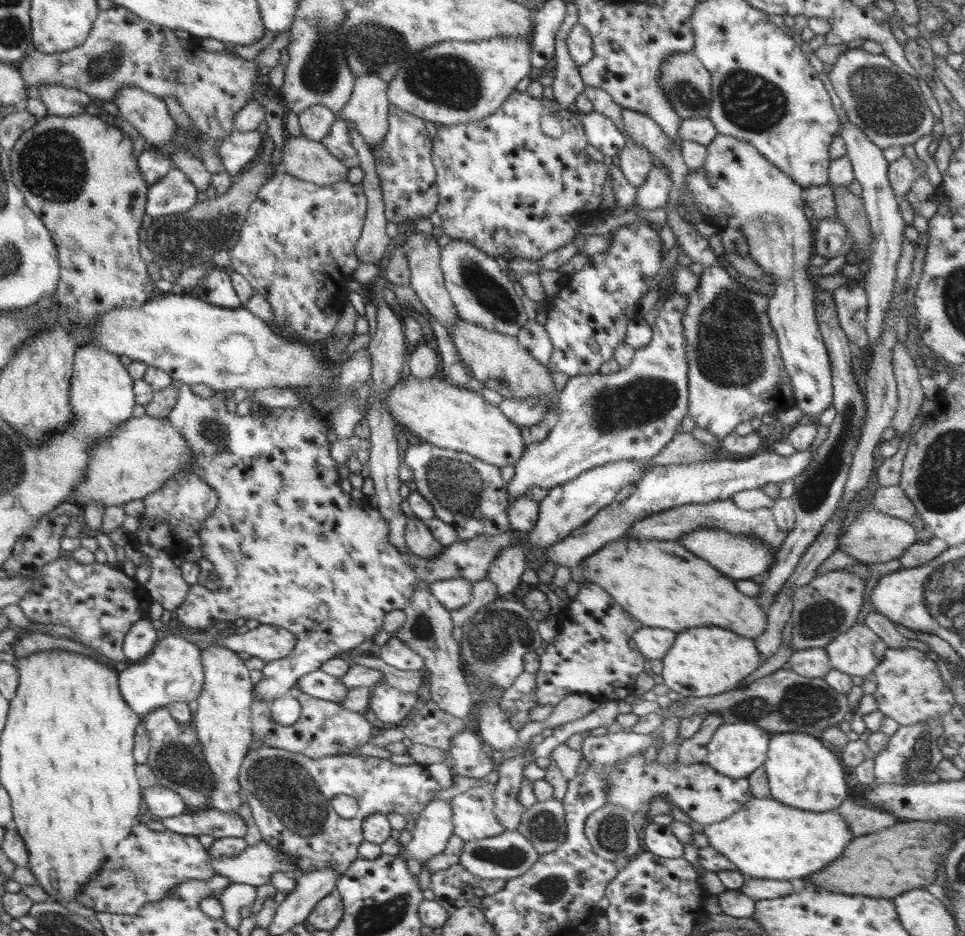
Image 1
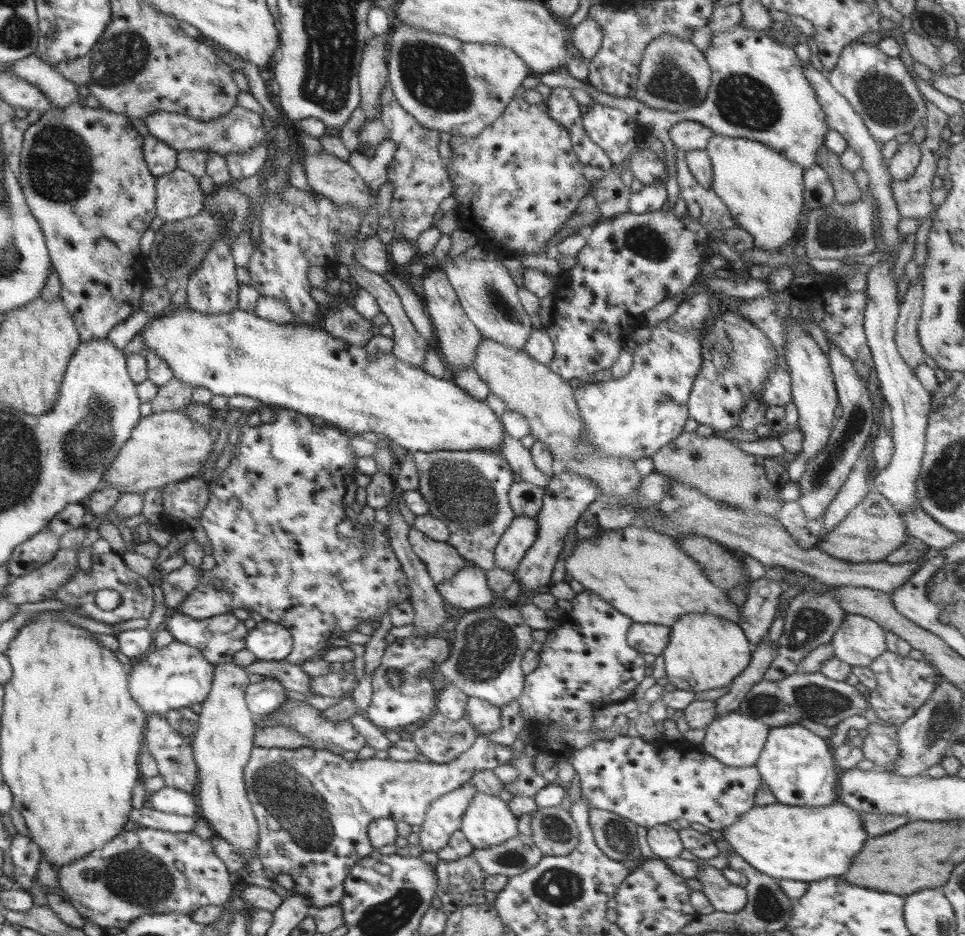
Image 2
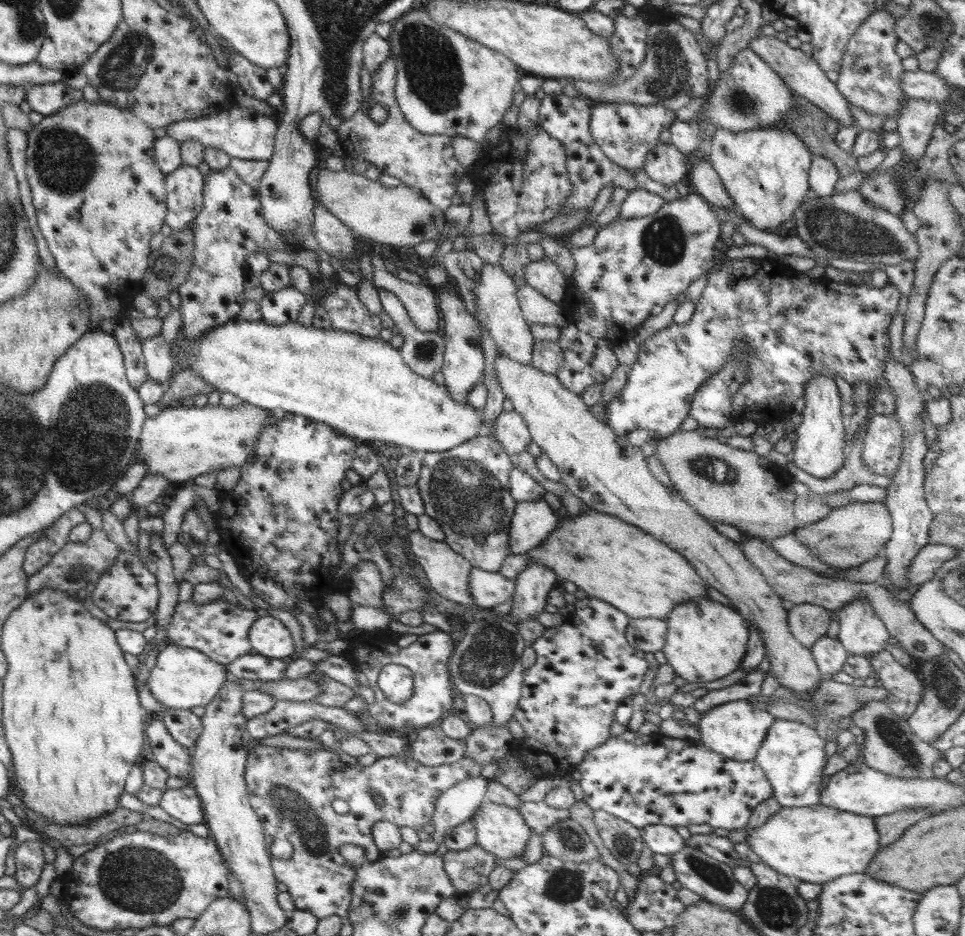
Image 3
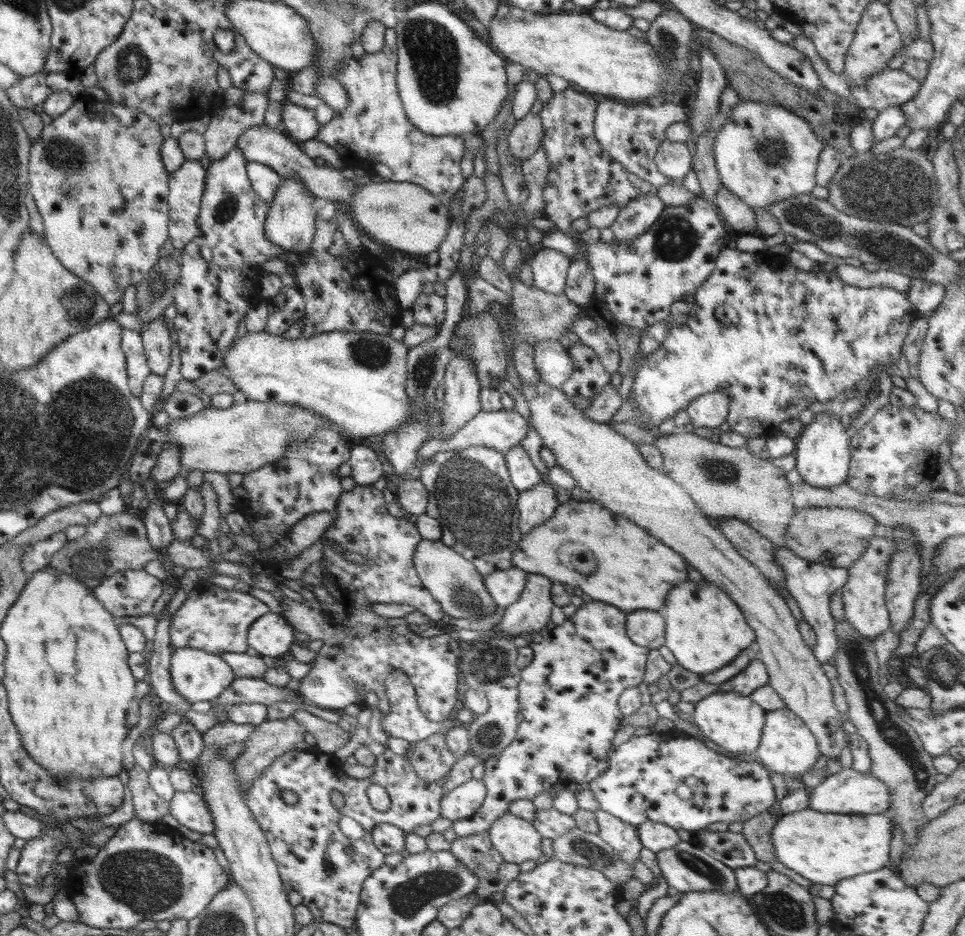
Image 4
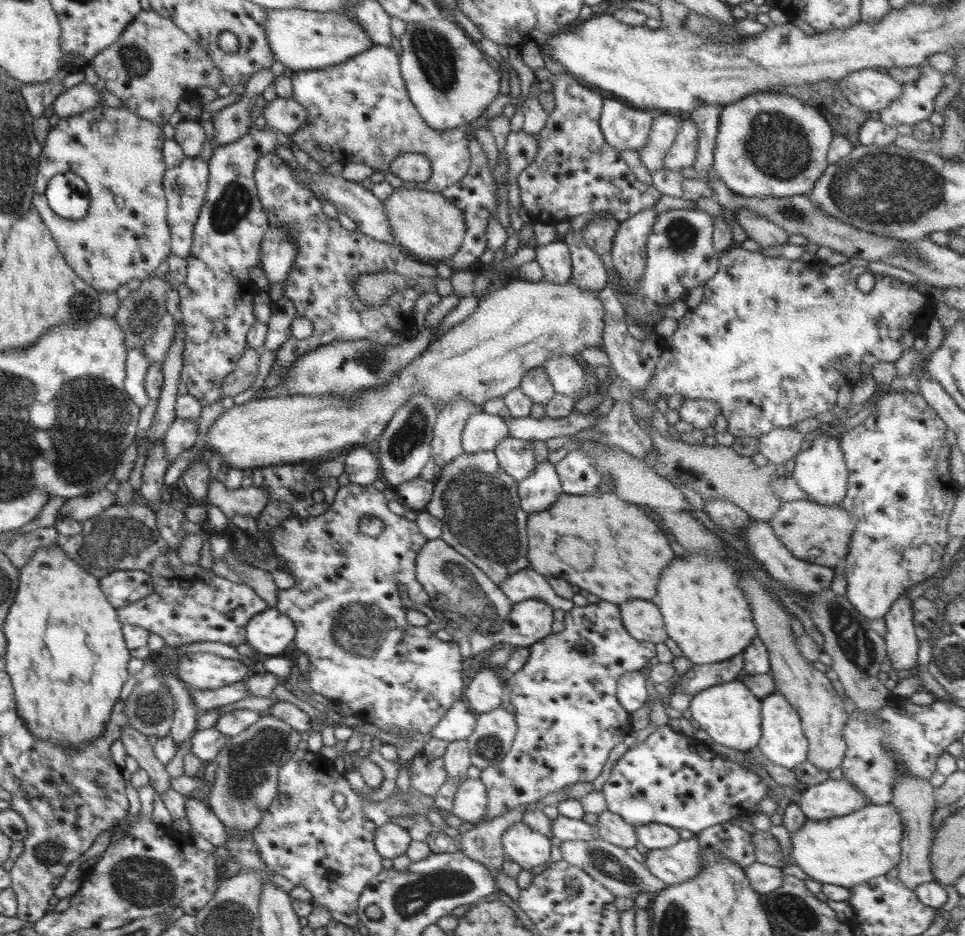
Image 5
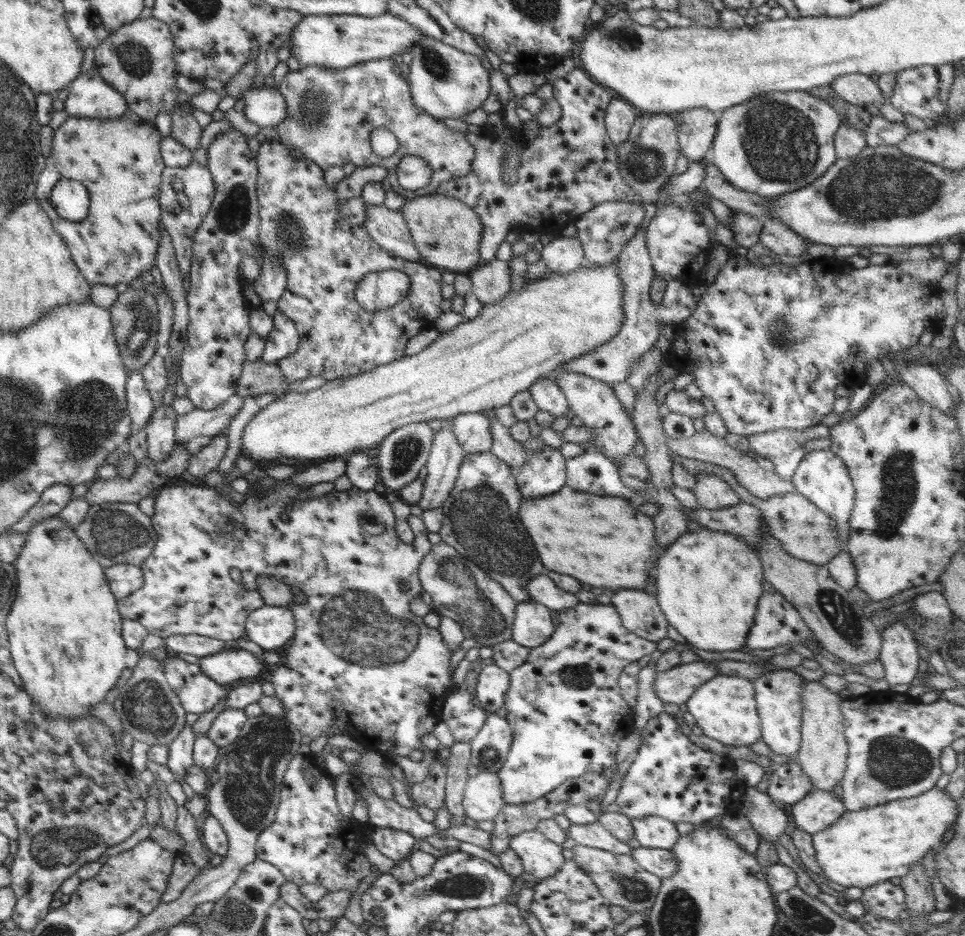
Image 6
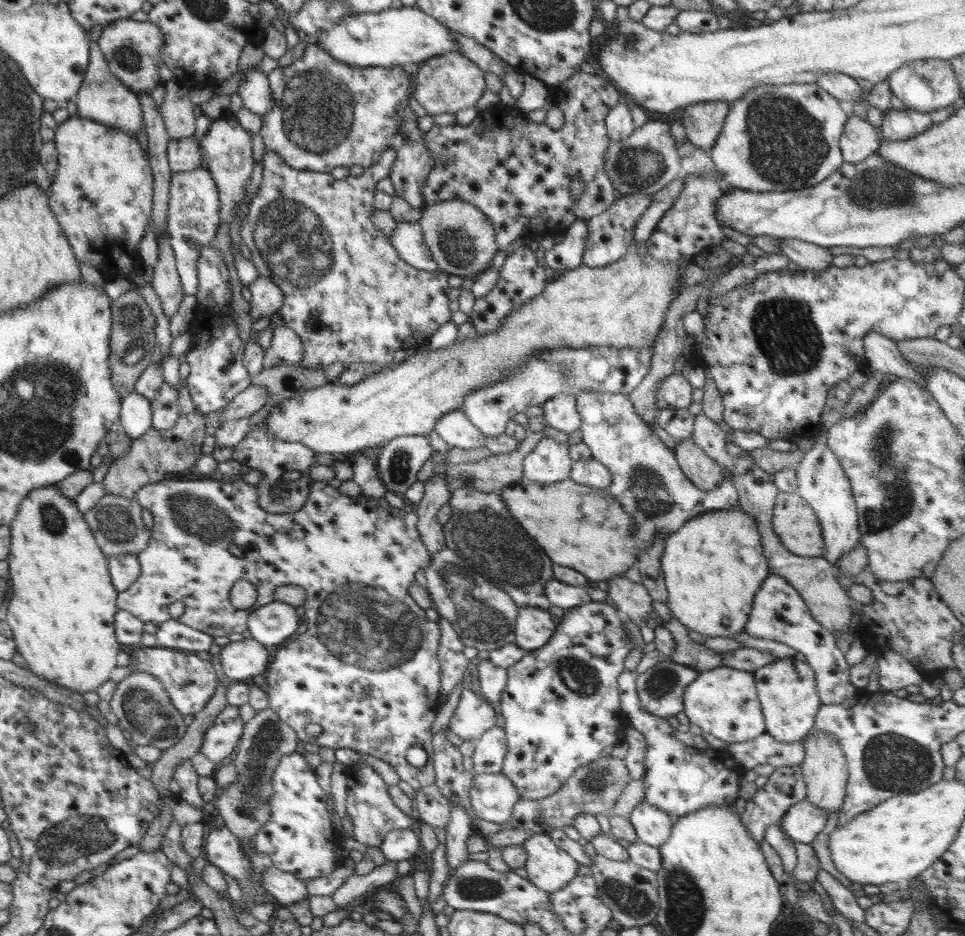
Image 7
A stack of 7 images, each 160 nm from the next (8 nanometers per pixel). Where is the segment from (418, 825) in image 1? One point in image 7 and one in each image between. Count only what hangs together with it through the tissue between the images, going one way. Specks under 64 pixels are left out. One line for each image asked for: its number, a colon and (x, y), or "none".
2: (444, 816)
3: (459, 803)
4: (462, 802)
5: (470, 804)
6: (482, 800)
7: (493, 796)

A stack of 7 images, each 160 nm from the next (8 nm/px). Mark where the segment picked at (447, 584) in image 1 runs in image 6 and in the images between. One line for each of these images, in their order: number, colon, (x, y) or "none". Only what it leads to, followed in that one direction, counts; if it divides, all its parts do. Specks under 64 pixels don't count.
2: (468, 588)
3: (488, 589)
4: (505, 587)
5: (526, 584)
6: (542, 588)

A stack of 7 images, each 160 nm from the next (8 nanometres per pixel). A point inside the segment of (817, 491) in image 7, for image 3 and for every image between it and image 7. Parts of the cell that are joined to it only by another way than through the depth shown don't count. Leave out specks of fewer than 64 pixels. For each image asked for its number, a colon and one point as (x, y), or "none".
3: (820, 450)
4: (822, 450)
5: (821, 471)
6: (822, 477)

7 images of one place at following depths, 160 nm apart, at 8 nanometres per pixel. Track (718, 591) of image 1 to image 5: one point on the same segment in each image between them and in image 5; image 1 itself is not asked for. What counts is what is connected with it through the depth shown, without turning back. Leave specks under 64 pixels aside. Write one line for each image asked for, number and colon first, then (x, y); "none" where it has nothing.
2: (642, 573)
3: (610, 559)
4: (636, 570)
5: (632, 550)

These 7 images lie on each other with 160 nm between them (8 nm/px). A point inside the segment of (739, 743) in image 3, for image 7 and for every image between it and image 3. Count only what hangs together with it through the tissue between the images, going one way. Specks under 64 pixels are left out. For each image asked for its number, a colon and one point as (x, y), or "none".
4: (731, 720)
5: (731, 715)
6: (724, 708)
7: (723, 701)

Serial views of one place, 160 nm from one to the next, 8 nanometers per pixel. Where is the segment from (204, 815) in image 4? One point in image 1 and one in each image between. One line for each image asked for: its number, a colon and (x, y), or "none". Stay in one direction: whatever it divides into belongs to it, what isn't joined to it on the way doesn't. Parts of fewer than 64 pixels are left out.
1: (164, 803)
2: (170, 800)
3: (184, 804)

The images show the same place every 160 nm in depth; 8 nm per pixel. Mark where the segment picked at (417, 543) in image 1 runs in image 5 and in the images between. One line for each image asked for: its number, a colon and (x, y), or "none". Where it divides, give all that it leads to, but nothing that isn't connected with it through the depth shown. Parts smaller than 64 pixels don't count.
2: (442, 561)
3: (448, 572)
4: (454, 582)
5: (458, 590)

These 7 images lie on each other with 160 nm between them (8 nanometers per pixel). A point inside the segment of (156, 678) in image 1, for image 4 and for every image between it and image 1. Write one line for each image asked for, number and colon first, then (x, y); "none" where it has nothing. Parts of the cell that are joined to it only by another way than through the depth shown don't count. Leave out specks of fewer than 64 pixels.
2: (177, 676)
3: (183, 678)
4: (198, 676)

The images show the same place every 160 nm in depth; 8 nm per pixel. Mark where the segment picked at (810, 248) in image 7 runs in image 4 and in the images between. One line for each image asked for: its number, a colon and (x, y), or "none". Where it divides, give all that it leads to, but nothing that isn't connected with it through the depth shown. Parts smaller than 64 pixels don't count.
4: (738, 217)
5: (766, 234)
6: (775, 235)

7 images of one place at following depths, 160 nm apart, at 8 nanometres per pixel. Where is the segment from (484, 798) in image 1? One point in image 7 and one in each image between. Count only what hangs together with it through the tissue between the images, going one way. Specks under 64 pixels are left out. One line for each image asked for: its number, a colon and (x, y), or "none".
2: (487, 822)
3: (501, 830)
4: (516, 839)
5: (527, 847)
6: (541, 857)
7: (550, 868)

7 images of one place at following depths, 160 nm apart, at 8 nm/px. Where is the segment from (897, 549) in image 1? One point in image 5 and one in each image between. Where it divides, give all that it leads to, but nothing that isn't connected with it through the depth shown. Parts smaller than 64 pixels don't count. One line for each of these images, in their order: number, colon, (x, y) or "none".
2: (872, 529)
3: (849, 535)
4: (837, 537)
5: (819, 534)

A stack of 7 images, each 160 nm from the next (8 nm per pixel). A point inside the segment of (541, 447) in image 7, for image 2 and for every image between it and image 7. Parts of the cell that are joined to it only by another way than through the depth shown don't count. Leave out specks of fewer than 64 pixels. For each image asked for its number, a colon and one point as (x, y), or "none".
2: (520, 535)
3: (531, 523)
4: (535, 505)
5: (539, 490)
6: (544, 473)

